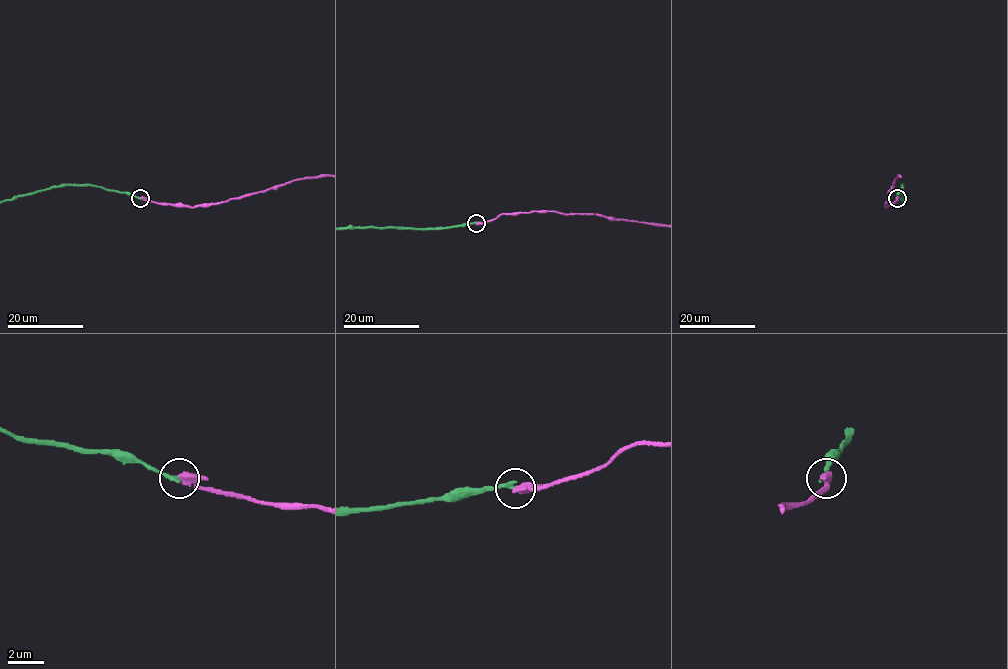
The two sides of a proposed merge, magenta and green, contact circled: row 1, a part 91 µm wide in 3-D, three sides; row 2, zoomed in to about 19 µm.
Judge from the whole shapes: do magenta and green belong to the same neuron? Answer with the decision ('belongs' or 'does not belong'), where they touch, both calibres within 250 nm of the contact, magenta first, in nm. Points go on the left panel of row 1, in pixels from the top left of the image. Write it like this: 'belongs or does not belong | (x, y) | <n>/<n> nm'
does not belong | (140, 198) | 360/240 nm

